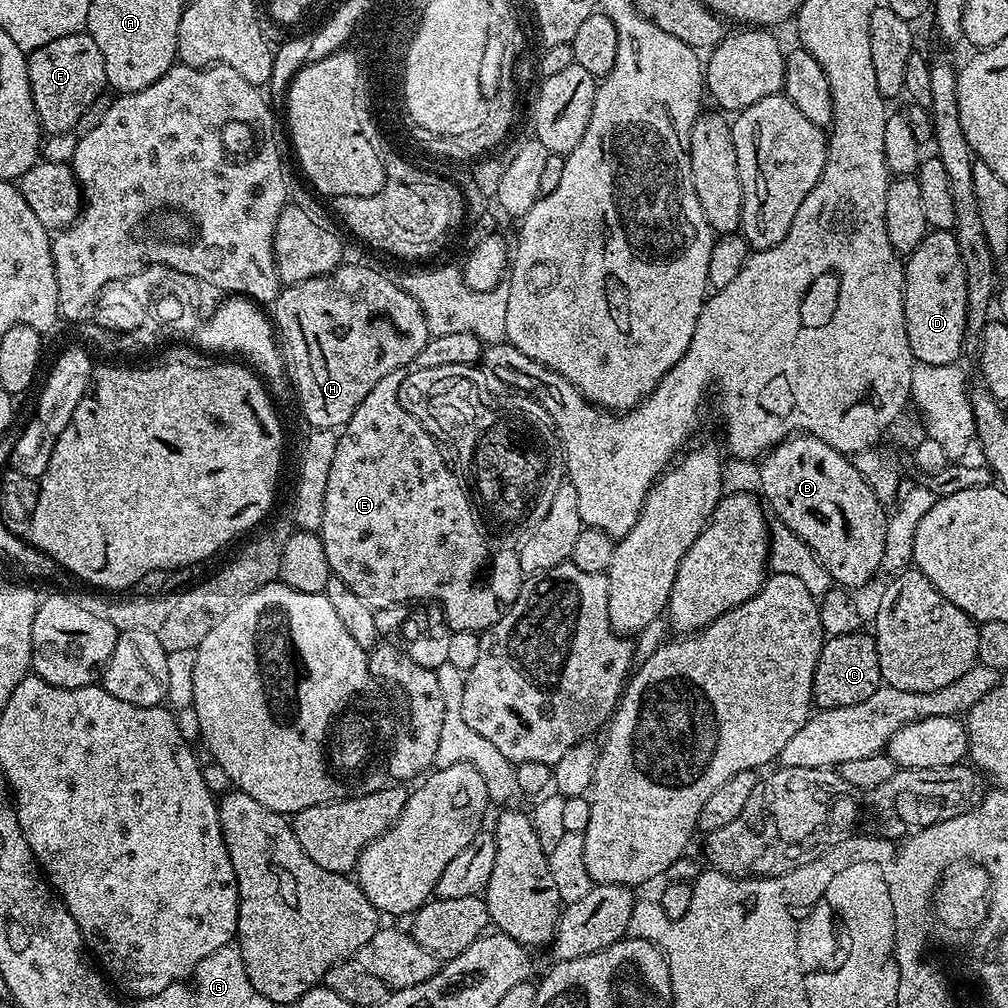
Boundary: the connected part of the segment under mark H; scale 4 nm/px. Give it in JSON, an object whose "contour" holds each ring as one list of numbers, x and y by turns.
{"contour":[[344,262,327,276,313,276,311,280,281,287,270,305,270,319,278,333,294,396,296,392,300,399,300,412,312,428,343,429,354,410,358,410,362,398,366,398,386,374,400,372,407,364,411,365,430,339,418,302,414,302,397,281,395,284,378,269,364,264]]}

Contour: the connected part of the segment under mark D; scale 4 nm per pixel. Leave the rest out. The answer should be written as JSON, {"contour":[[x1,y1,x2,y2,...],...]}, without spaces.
{"contour":[[929,231,911,256,907,257,904,265,904,317,913,361,942,366,957,363,961,359,960,351,964,348,968,331,966,270,962,270,962,254,958,254,958,242,951,231]]}

